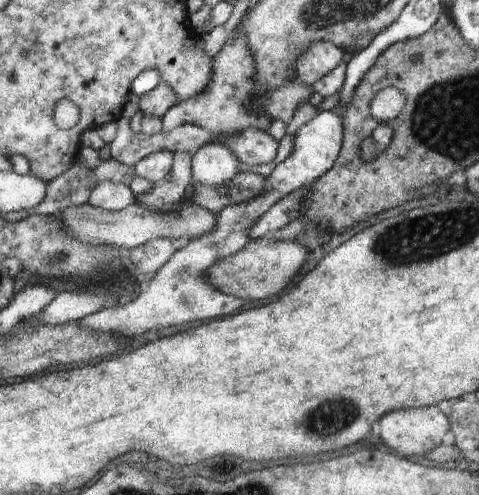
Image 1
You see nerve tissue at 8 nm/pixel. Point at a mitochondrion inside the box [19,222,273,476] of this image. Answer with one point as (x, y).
(60, 257)

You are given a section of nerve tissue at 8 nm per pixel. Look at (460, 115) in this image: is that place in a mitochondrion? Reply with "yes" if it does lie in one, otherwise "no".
yes

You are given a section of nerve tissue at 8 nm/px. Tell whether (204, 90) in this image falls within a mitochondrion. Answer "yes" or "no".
no

